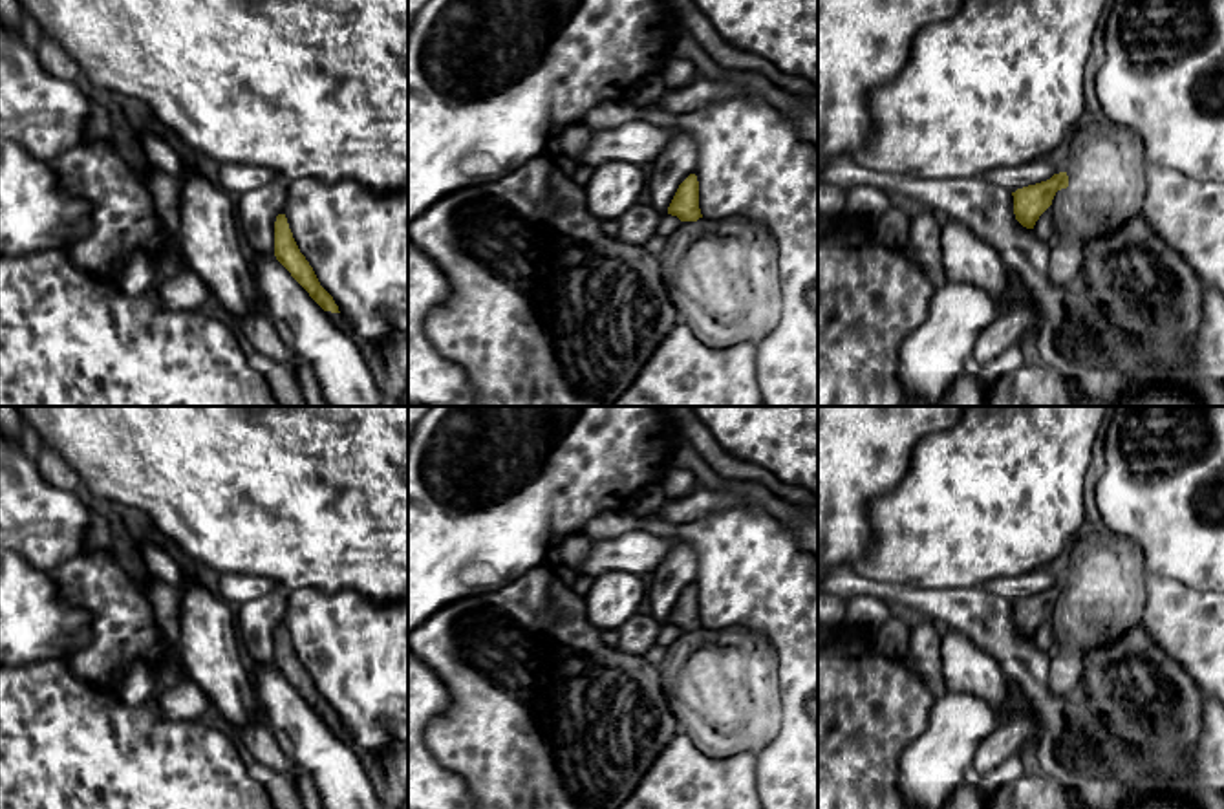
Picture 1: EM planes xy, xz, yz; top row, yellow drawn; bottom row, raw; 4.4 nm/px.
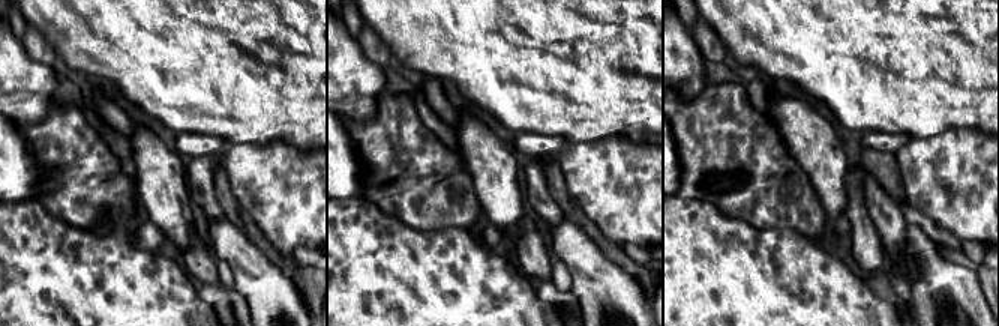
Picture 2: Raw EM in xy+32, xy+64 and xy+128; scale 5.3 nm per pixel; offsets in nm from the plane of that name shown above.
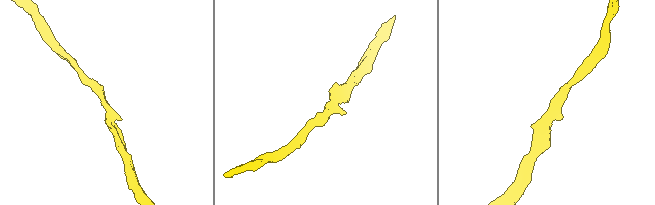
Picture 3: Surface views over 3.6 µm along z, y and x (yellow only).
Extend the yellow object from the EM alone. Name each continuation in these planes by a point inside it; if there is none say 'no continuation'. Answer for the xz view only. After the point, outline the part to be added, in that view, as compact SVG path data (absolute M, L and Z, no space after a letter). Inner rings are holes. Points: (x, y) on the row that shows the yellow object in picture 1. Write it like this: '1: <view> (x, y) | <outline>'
no continuation

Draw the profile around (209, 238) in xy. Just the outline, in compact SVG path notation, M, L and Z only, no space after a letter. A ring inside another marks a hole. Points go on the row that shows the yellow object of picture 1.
M190 165L177 174L183 181L179 194L179 247L192 269L210 289L221 315L234 324L247 313L263 311L263 302L256 287L251 254L238 231L234 201L209 172L198 172Z

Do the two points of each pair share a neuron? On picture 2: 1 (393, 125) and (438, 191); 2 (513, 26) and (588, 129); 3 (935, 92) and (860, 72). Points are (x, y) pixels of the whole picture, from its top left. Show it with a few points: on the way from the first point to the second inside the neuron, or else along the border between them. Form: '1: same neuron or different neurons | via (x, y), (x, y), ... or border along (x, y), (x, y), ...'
1: same neuron | via (395, 141), (398, 150), (422, 175)
2: same neuron | via (539, 51), (588, 104)
3: same neuron | via (917, 78), (897, 78), (893, 74), (878, 72)

